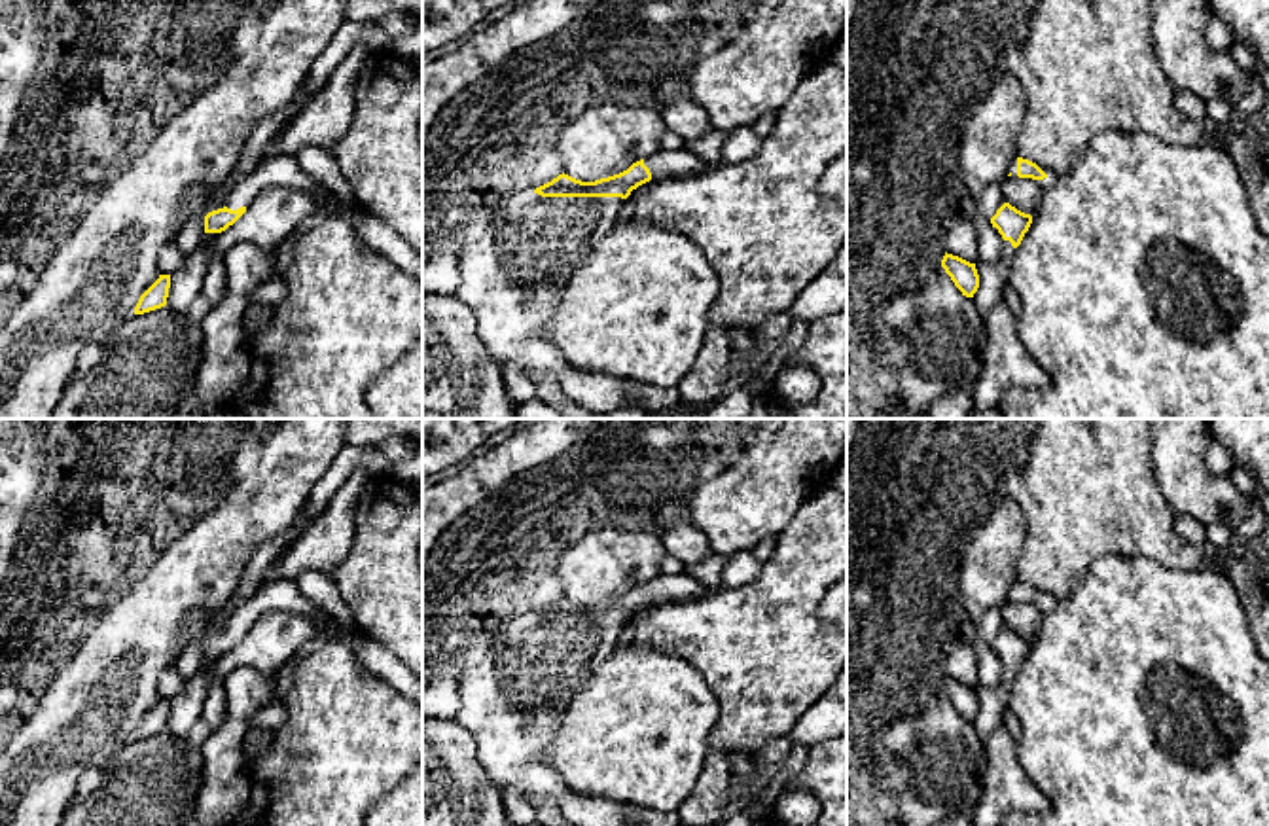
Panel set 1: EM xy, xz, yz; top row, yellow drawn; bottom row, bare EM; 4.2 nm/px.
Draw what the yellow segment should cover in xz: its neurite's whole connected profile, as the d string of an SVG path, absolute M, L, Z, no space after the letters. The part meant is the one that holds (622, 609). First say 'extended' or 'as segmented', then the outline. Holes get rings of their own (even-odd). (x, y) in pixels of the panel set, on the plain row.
extended; M661 574L655 580L633 587L627 595L600 602L595 606L581 606L568 599L559 599L551 606L534 614L542 621L621 621L627 623L638 610L667 602L695 599L708 593L701 582L688 574Z

